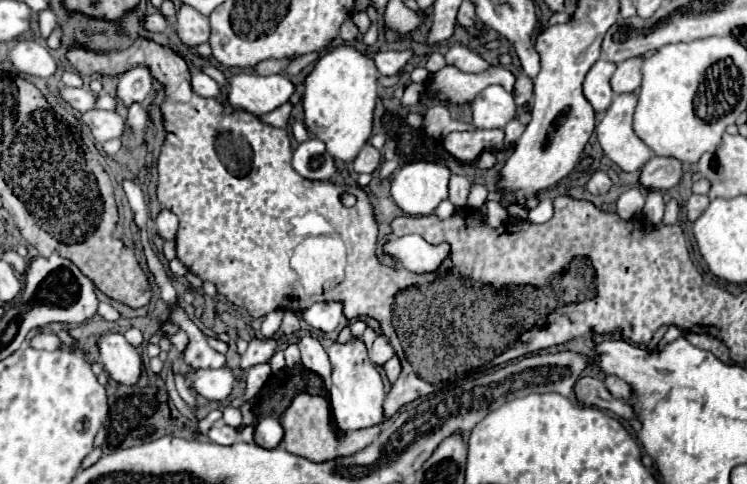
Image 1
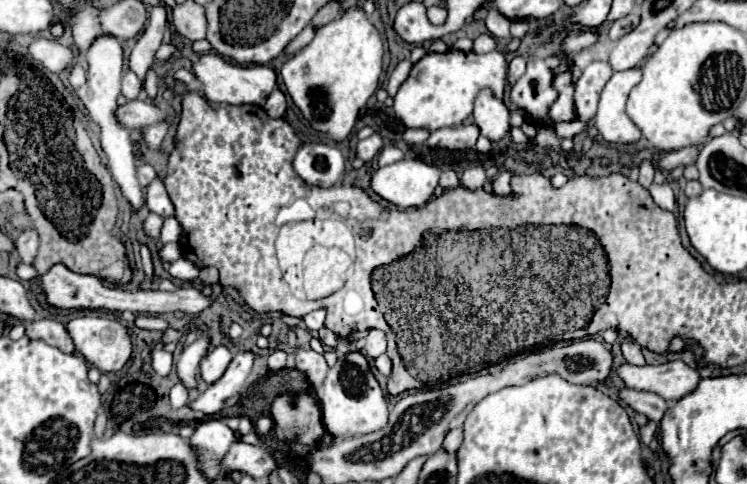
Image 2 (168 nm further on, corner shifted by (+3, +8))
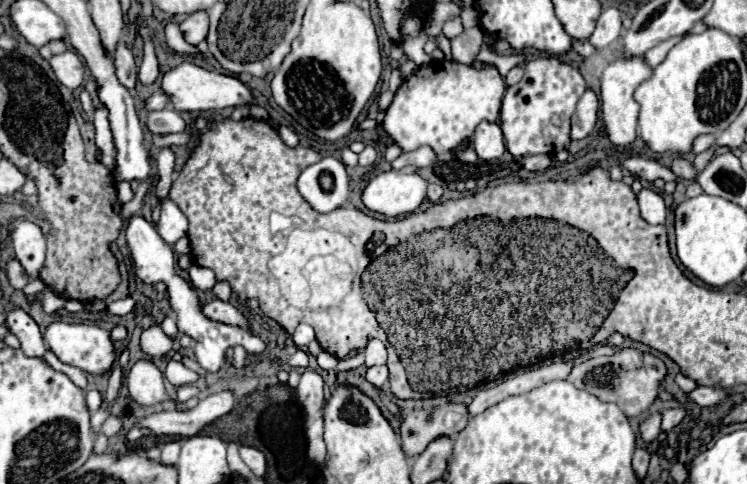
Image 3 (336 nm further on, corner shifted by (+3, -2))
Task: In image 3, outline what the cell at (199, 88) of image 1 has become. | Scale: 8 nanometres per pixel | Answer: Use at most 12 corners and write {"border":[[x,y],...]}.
{"border":[[154,92],[146,98],[146,110],[164,110],[168,96]]}

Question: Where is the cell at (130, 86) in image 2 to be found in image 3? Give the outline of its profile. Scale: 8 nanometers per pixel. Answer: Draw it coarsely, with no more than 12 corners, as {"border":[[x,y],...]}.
{"border":[[124,42],[116,44],[116,76],[126,88],[136,86],[136,66]]}

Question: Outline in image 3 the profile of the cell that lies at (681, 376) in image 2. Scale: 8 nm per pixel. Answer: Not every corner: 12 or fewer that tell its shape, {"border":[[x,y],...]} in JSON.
{"border":[[700,386],[688,394],[698,406],[716,406],[728,390]]}

